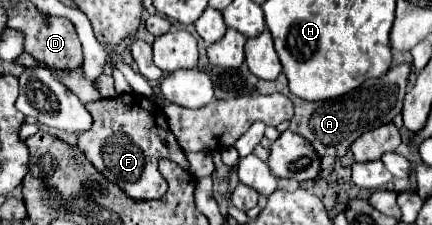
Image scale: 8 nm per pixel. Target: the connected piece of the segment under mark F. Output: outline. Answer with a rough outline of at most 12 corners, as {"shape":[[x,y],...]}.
{"shape":[[137,93],[85,105],[77,147],[133,199],[161,199],[157,161],[189,169],[165,113]]}

